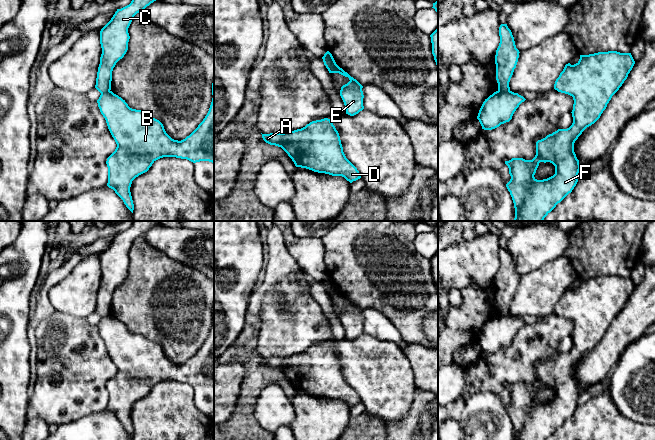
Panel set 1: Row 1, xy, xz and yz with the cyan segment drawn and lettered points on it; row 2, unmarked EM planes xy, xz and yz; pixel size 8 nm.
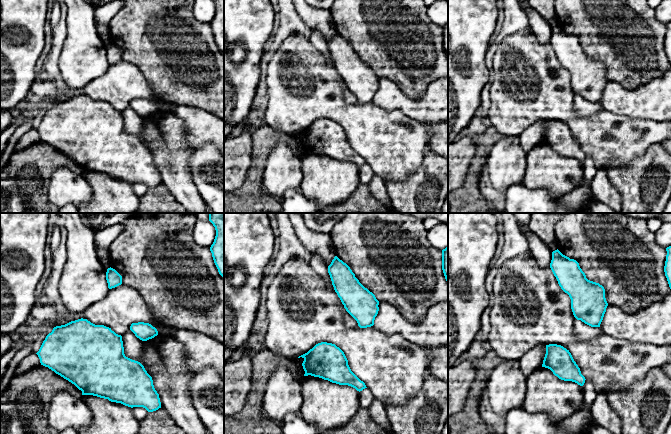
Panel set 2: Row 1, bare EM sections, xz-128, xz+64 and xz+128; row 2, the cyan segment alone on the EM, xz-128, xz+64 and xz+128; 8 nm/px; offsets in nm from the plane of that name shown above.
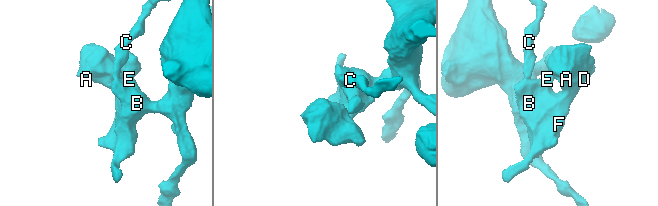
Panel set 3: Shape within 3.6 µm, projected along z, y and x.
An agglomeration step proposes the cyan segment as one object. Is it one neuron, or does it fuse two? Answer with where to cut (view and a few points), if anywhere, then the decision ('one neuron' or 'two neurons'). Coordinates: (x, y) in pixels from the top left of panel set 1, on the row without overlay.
yz (498, 314), (509, 315) | two neurons

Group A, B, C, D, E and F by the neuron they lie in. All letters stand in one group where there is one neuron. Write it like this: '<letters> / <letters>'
A B D E F / C

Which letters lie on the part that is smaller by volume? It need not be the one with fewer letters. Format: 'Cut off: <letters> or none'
Cut off: C

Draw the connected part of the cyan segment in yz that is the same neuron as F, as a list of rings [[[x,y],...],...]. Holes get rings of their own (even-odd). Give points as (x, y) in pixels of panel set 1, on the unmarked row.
[[[608,275],[589,279],[580,279],[580,283],[576,288],[571,289],[568,287],[565,289],[563,295],[555,305],[554,313],[573,321],[574,328],[571,336],[573,341],[572,349],[567,353],[558,353],[552,358],[547,359],[545,362],[538,364],[536,366],[536,379],[532,384],[512,382],[509,385],[505,385],[511,400],[506,411],[510,416],[514,427],[515,440],[547,440],[558,427],[572,416],[578,406],[577,400],[580,394],[579,384],[574,376],[574,367],[587,351],[594,348],[600,342],[612,320],[619,314],[627,303],[634,288],[635,285],[631,277]],[[540,386],[552,387],[555,390],[555,398],[547,403],[537,404],[534,399]]]

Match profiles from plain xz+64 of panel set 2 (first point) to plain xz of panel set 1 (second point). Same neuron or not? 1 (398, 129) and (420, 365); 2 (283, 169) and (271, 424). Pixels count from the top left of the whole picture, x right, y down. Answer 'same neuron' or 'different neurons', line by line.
1: different neurons
2: same neuron

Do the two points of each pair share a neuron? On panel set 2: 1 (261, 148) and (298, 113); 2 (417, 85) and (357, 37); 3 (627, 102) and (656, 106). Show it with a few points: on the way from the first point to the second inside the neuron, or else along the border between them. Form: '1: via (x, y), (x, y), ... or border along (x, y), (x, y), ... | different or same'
1: border along (263, 122), (279, 132), (293, 136) | different
2: via (402, 74), (372, 44) | same
3: via (634, 102), (649, 102) | same

